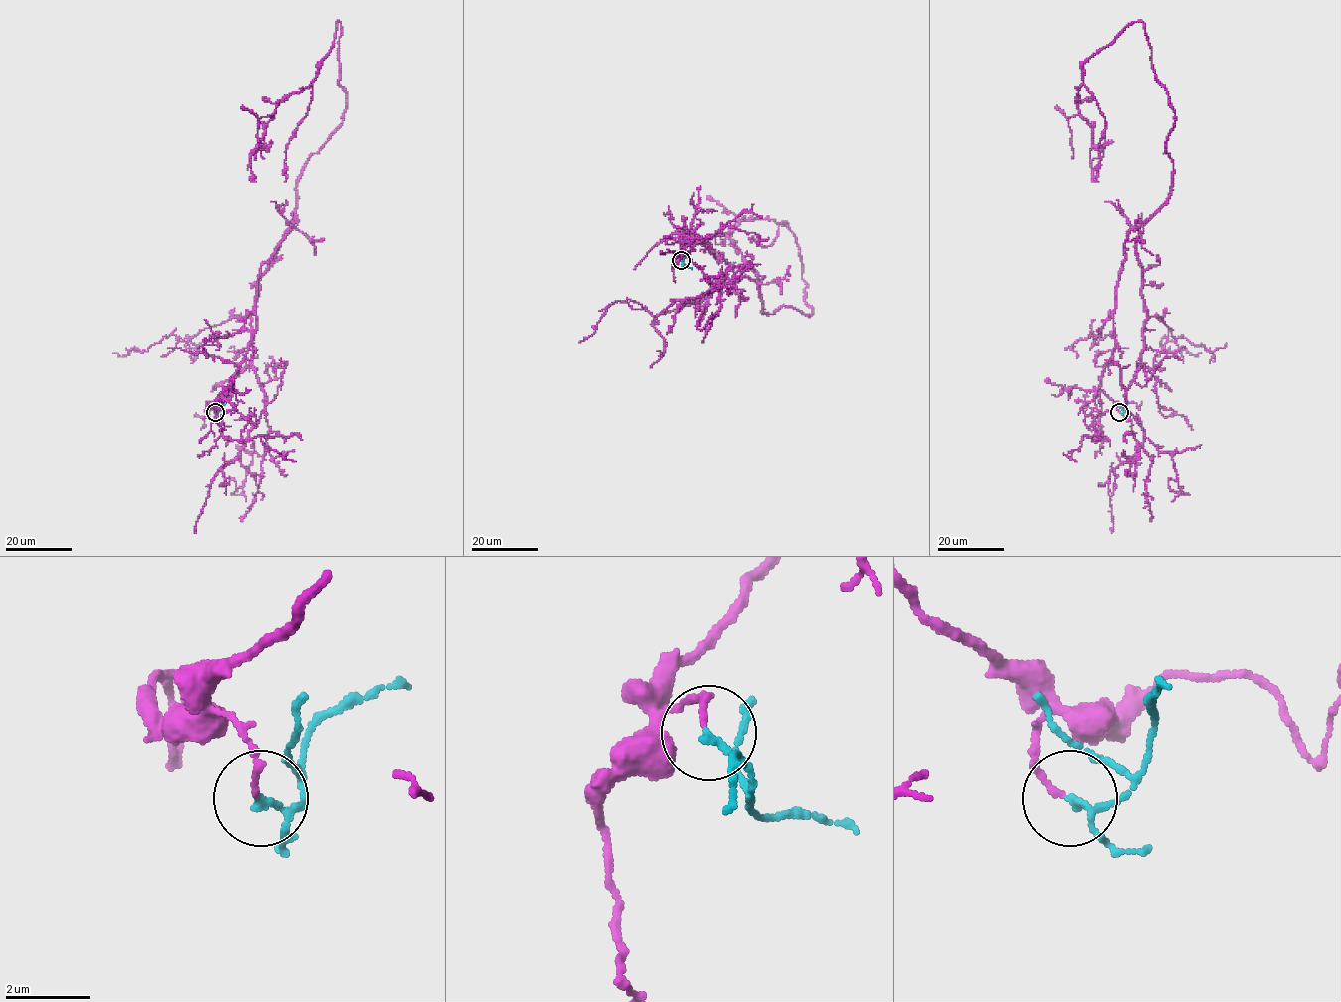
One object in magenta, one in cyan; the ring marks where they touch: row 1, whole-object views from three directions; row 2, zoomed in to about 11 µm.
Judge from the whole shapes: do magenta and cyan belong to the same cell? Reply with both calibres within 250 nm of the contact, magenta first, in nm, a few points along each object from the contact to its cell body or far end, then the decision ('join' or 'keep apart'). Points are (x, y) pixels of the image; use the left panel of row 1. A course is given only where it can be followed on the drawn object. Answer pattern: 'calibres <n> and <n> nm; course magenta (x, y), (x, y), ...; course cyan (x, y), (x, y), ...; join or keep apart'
calibres 120 and 130 nm; course magenta (214, 412), (297, 179), (342, 123), (339, 22), (314, 80), (265, 126), (255, 182); course cyan (214, 412), (218, 412), (219, 407), (226, 402); join

